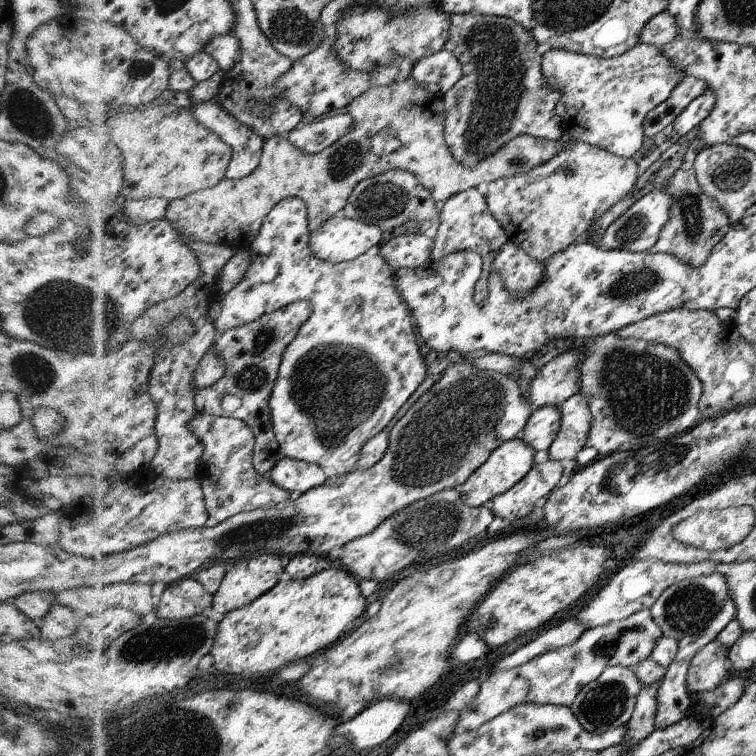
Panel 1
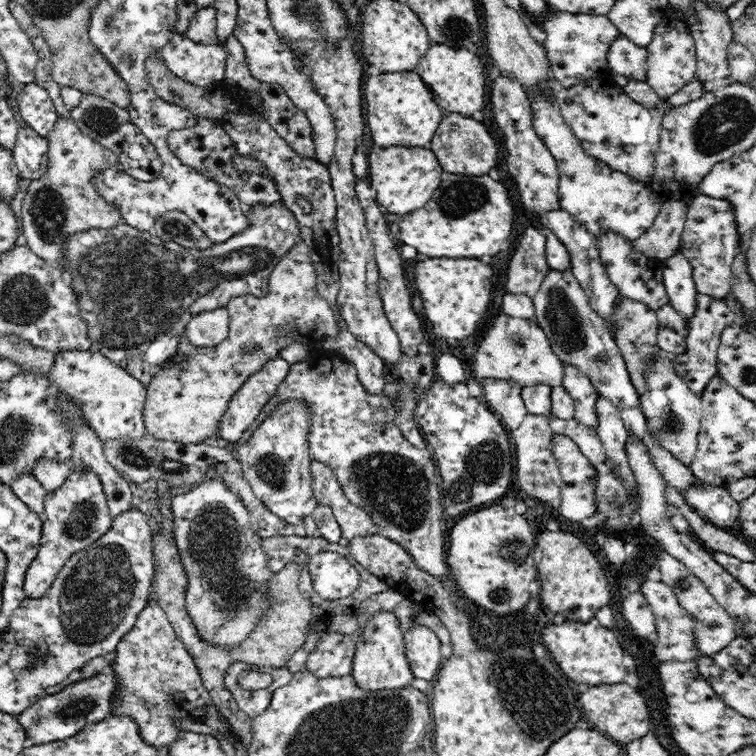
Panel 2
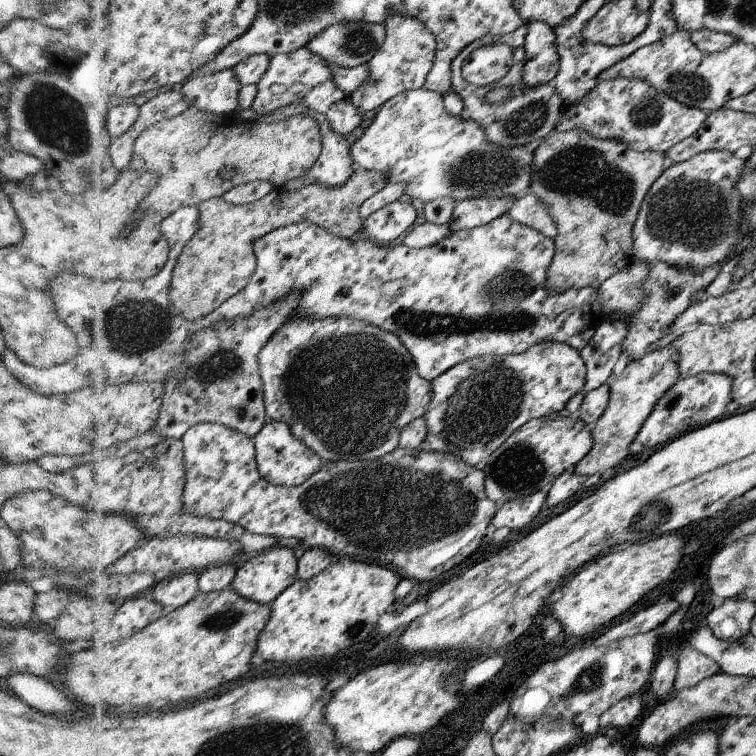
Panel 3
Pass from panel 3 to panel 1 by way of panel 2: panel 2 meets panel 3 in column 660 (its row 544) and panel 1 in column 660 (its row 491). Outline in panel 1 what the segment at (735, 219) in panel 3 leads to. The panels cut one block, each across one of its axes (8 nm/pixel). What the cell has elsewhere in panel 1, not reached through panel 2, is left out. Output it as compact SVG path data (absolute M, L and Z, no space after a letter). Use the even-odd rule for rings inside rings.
M665 185L661 188L654 188L638 201L634 201L634 204L624 214L608 226L602 237L601 247L633 253L651 251L651 248L656 246L657 240L661 238L662 228L669 223L670 208L674 204L672 196L664 192L664 188L666 188Z

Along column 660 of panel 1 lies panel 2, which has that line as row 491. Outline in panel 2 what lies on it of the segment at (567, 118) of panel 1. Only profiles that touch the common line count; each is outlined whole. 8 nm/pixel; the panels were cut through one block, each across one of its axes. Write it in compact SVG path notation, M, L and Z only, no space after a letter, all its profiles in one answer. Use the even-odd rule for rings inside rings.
M71 465L69 476L65 478L64 484L48 491L43 514L39 555L28 568L26 578L24 578L26 598L42 598L55 583L60 570L73 554L96 543L96 540L113 523L98 475L93 471L73 470Z

